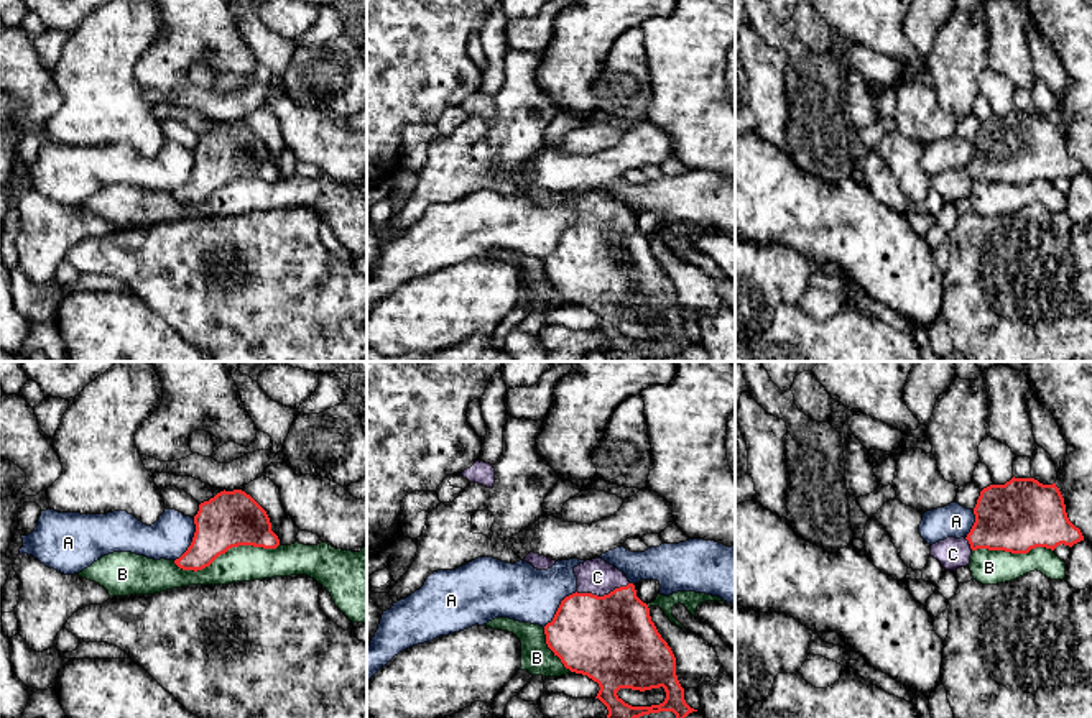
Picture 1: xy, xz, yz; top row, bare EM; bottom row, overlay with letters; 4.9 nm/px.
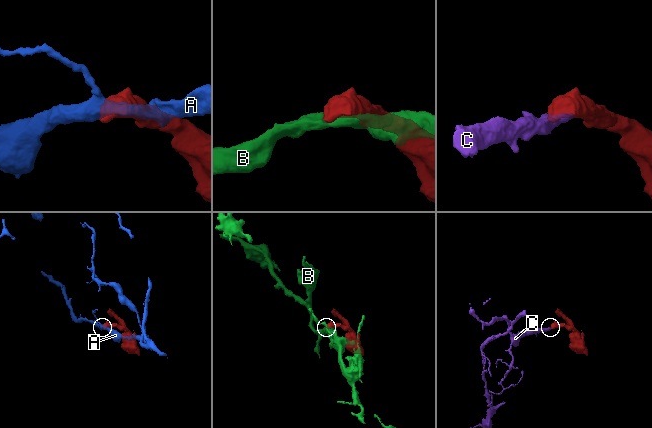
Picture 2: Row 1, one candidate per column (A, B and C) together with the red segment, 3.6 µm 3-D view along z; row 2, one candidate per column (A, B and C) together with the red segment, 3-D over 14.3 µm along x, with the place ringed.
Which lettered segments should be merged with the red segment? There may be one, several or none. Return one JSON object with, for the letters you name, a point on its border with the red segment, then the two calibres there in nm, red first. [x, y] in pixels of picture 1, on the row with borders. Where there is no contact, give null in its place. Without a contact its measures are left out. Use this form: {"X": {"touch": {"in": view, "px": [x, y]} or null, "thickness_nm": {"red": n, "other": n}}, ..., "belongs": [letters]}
{"C": {"touch": {"in": "xz", "px": [604, 595]}, "thickness_nm": {"red": 420, "other": 170}}, "belongs": ["C"]}

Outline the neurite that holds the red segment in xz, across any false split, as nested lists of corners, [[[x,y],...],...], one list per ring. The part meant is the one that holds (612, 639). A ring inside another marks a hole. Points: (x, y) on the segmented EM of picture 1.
[[[604,559],[585,560],[574,567],[574,573],[577,591],[561,601],[544,626],[546,644],[566,669],[599,683],[595,698],[607,706],[607,718],[659,711],[686,718],[697,711],[686,703],[676,657],[627,575]],[[659,687],[666,698],[651,706],[632,706],[617,695],[620,688],[645,692]]]

